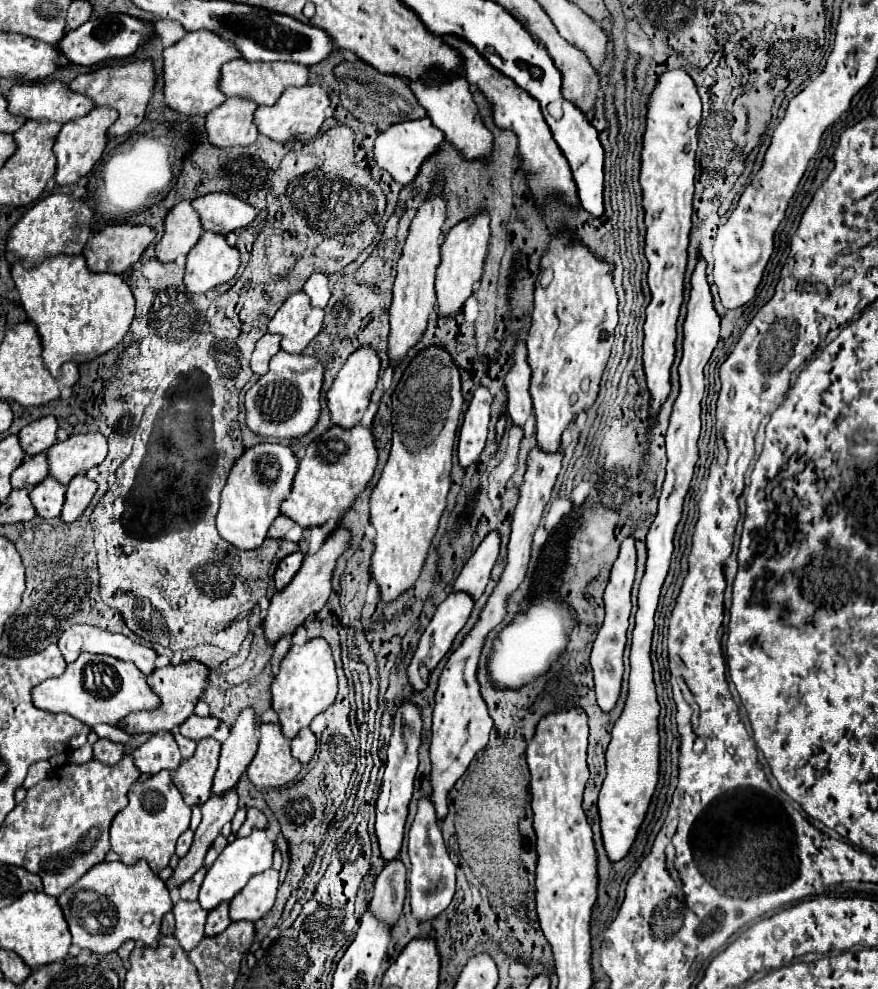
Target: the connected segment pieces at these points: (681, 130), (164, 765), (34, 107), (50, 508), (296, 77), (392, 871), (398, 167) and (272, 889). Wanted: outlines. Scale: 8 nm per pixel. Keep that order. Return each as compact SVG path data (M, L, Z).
M666 71L658 77L658 85L652 91L648 103L648 127L644 133L644 149L642 149L642 205L646 211L646 257L650 263L648 269L648 285L652 291L652 301L646 307L646 323L644 323L644 373L648 381L648 389L652 393L652 413L658 413L660 405L666 401L670 393L670 367L674 363L676 353L676 323L680 317L680 307L684 301L684 273L688 265L688 243L692 229L692 199L694 199L694 175L696 161L694 153L698 149L698 125L702 121L702 101L692 77L682 71Z
M170 731L152 735L142 747L138 747L134 753L134 763L142 773L158 773L162 769L176 771L180 767L182 756L176 739Z
M46 81L46 83L22 83L14 85L8 95L8 111L12 115L22 115L26 119L48 119L58 123L68 123L72 119L84 117L92 111L92 101L86 95L74 93L68 89L68 85L60 81Z
M46 477L42 483L38 483L30 491L30 499L34 503L36 515L40 519L60 517L62 505L64 505L64 493L66 493L66 487L56 483L56 479L52 479L52 477Z
M234 59L222 65L218 89L228 97L244 97L256 105L274 105L288 87L302 87L308 83L308 67L298 63L250 63Z
M392 859L384 865L382 873L376 879L374 885L374 897L372 897L372 911L380 915L380 919L398 919L402 913L402 903L406 897L406 865L402 859Z
M430 117L394 123L388 129L378 133L376 143L374 143L374 161L378 163L378 167L388 171L396 183L406 185L418 175L420 163L440 147L442 139L444 139L444 133L432 125Z
M268 869L260 875L254 875L248 881L248 887L244 887L244 891L240 891L240 895L236 895L236 899L230 901L230 919L258 921L272 909L276 891L278 891L278 871Z

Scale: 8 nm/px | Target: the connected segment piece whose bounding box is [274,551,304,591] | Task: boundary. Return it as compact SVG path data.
M300 551L298 553L292 553L292 555L288 555L288 557L284 557L280 561L280 565L278 565L276 573L274 573L274 581L276 581L276 589L278 591L284 589L294 579L294 575L302 567L302 561L304 561L304 553L300 553Z

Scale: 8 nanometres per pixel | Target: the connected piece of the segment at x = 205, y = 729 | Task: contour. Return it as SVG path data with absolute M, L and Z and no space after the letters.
M192 715L188 717L182 727L180 727L180 733L188 739L194 739L194 741L202 741L206 737L212 737L218 727L220 727L220 719L214 719L214 717L198 717L198 715Z

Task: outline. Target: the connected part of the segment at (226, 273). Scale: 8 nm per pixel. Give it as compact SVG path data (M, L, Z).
M204 231L188 253L184 285L190 293L206 293L228 283L240 265L238 249L230 247L222 235Z

